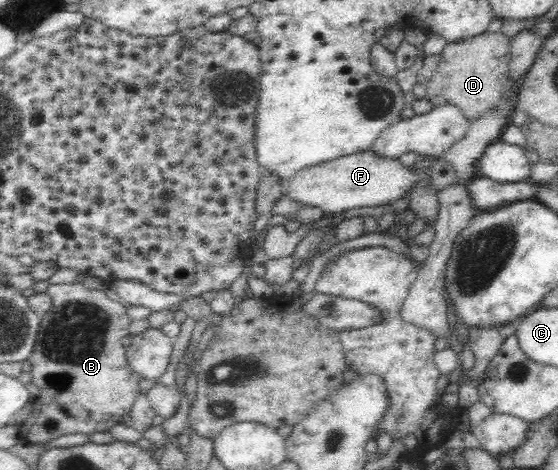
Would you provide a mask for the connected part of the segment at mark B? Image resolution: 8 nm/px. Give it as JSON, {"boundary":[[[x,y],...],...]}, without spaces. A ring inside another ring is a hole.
{"boundary":[[[84,283],[50,284],[45,292],[51,297],[50,310],[40,315],[41,320],[37,331],[37,340],[35,341],[31,356],[27,359],[30,361],[30,365],[32,367],[32,369],[30,369],[30,373],[32,374],[31,382],[40,389],[40,394],[34,401],[32,401],[31,412],[19,426],[21,438],[27,444],[45,444],[50,442],[50,439],[58,439],[61,436],[68,435],[68,433],[91,435],[97,431],[109,431],[112,427],[120,424],[120,419],[123,419],[125,415],[130,413],[134,400],[140,393],[140,388],[138,387],[140,376],[138,376],[138,374],[136,374],[136,372],[128,366],[128,360],[126,360],[125,352],[126,348],[122,342],[120,342],[120,339],[124,339],[124,337],[129,336],[128,326],[132,322],[127,316],[125,304],[112,296],[108,289],[88,287]]]}

